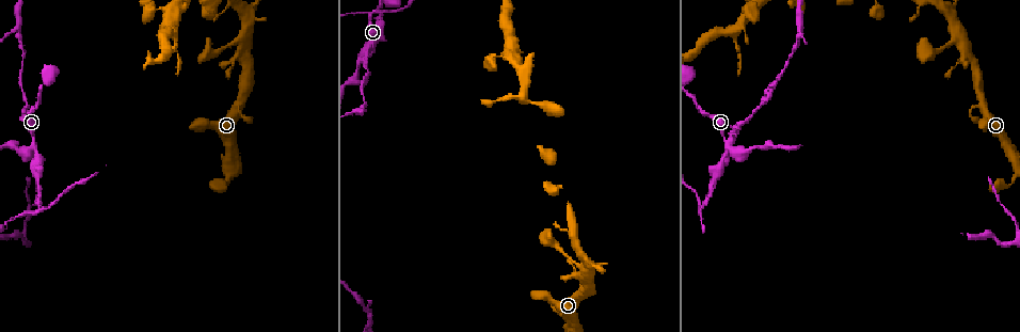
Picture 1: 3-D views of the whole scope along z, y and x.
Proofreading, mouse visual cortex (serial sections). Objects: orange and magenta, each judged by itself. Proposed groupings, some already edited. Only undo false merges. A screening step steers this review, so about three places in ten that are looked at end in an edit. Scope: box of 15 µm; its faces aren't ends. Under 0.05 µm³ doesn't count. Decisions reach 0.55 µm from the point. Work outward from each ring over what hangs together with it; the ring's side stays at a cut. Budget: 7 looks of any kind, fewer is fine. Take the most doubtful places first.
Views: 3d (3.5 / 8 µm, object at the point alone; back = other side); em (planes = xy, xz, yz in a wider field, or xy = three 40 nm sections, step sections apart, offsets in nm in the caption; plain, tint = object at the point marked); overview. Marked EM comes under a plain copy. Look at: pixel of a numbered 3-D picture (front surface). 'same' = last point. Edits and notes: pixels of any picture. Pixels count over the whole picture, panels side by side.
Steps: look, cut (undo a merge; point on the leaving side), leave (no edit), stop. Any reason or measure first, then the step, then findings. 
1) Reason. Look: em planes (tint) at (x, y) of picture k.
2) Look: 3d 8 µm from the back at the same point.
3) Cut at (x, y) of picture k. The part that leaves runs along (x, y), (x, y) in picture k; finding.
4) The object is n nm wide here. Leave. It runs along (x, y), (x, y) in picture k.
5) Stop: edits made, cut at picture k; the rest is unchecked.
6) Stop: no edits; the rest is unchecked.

A narrow waist. Look: 3d 8 µm at (374, 42) of picture 1.

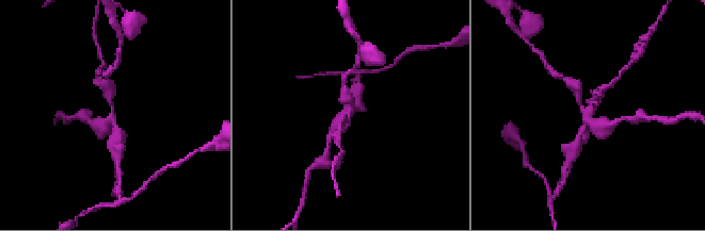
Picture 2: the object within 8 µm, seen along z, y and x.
4 arms meet here; the arms are 150, 150, 200, 500 nm wide; now the EM. Look: em xy step 1 (tint) at (589, 122) of picture 2.

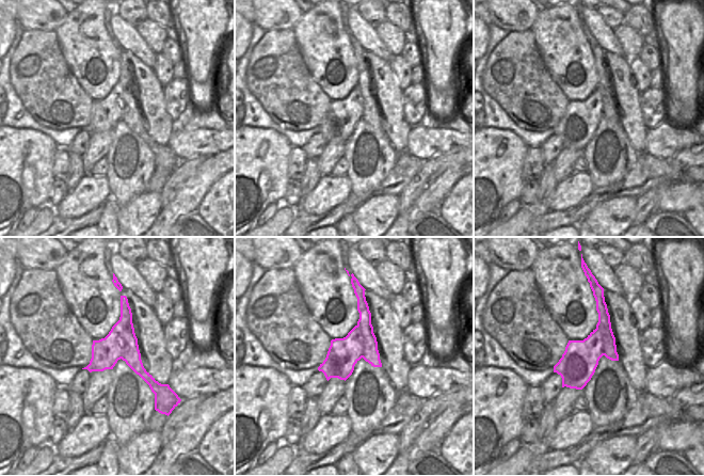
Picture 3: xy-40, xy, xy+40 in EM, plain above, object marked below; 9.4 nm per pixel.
Cut at (122, 135) of picture 2. A border runs along (120, 317), (125, 342), (122, 358) in picture 3; a second cell is stuck on.

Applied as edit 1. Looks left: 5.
See it whole again. Look: overview.

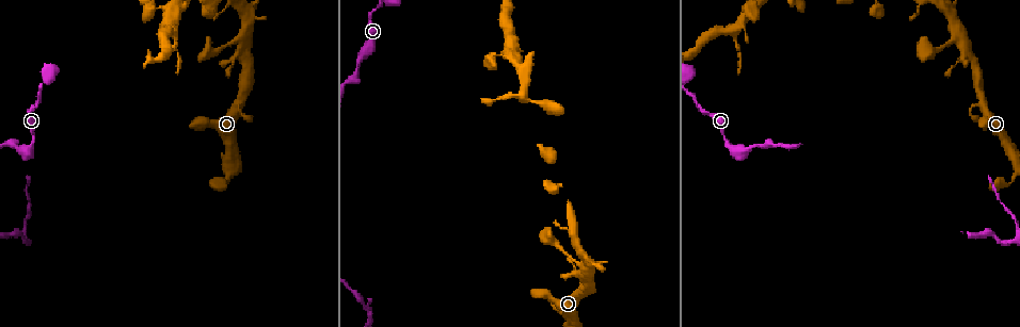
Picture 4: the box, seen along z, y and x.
Abrupt turn. Look: 3d 8 µm at (964, 53) of picture 4.

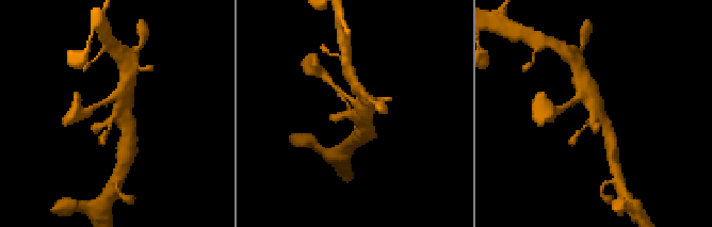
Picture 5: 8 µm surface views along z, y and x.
Closer look. Look: 3d 3.5 µm at (354, 115) of picture 5.

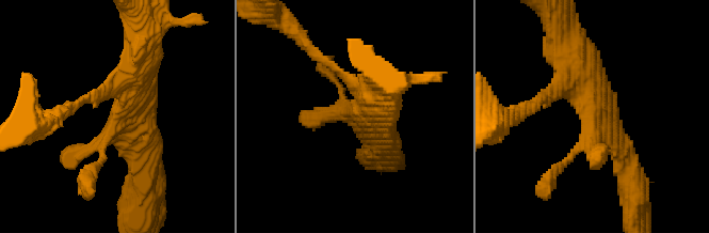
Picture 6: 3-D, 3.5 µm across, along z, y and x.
Look: em xy step 1 (tint) at (353, 110) of picture 6.

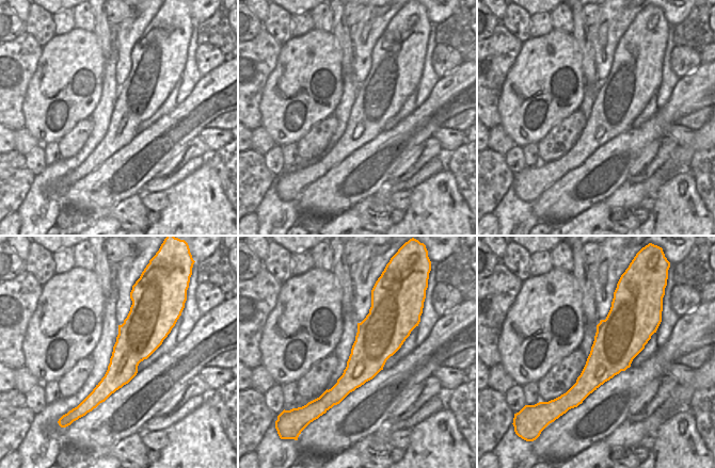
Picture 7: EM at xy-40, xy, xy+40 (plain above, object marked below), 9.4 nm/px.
Leave. All the same cell.

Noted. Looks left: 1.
Stop: edits made, cut at picture 2; the rest is unchecked.

